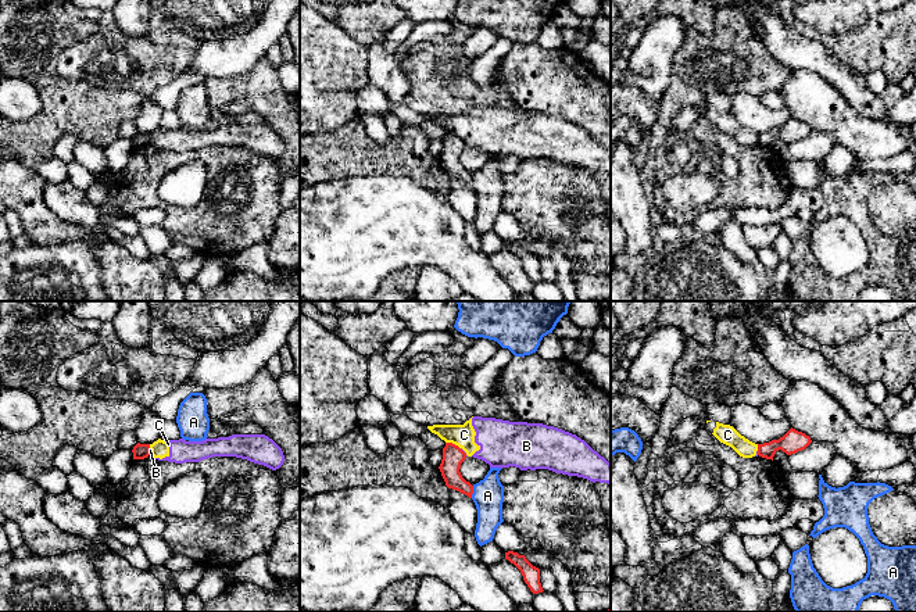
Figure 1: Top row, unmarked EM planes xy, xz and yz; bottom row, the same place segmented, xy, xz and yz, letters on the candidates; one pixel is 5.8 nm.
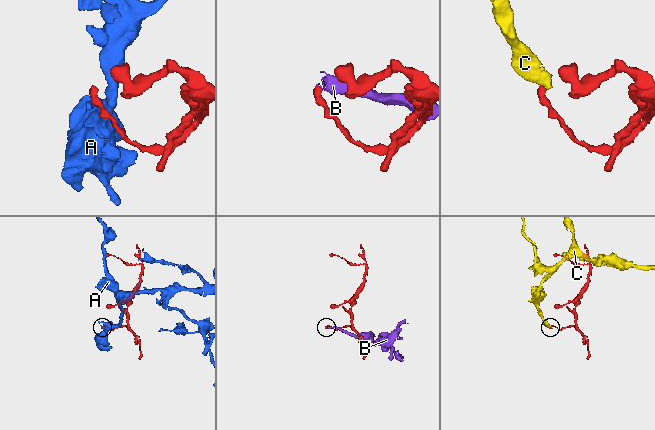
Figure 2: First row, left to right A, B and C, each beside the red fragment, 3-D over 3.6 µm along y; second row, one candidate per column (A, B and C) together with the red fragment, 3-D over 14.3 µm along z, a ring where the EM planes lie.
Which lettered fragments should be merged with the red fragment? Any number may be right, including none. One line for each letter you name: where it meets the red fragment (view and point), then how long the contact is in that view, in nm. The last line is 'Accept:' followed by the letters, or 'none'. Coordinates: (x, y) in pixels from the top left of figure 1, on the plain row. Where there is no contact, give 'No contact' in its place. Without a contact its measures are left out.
Accept: none

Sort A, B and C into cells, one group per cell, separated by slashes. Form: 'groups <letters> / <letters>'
groups A / B C

